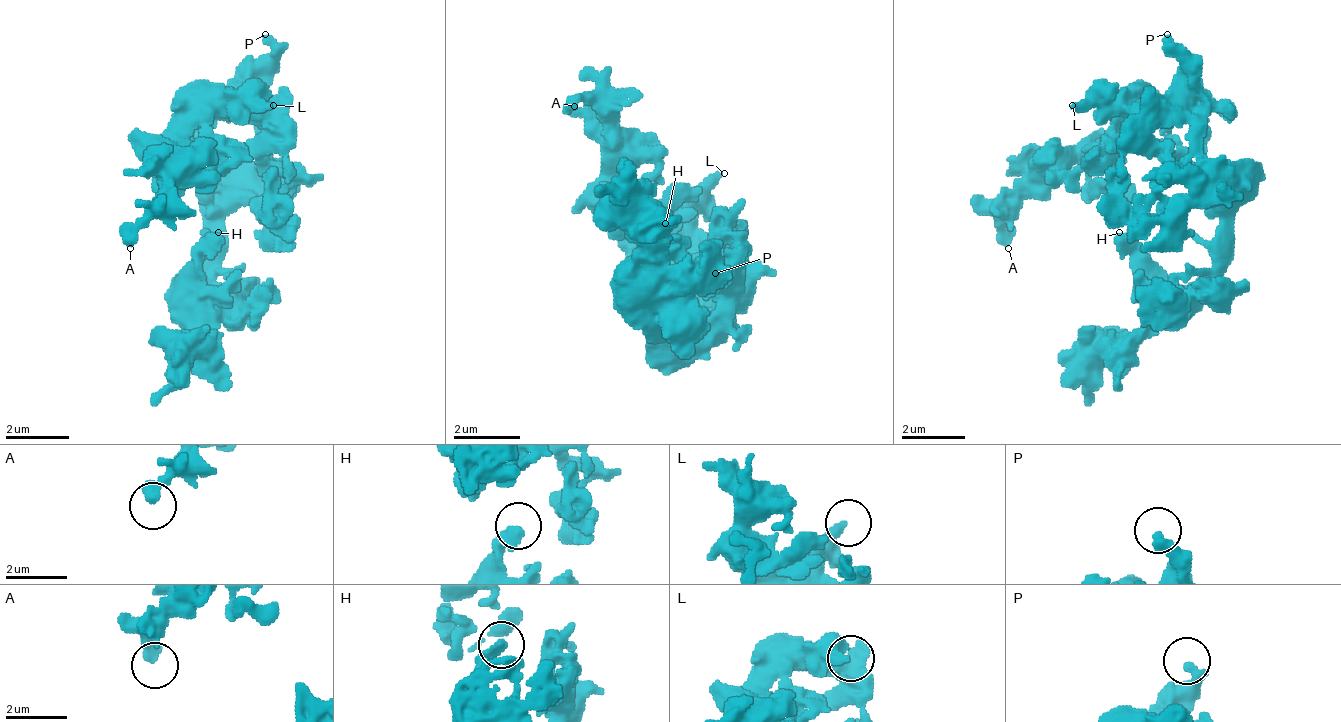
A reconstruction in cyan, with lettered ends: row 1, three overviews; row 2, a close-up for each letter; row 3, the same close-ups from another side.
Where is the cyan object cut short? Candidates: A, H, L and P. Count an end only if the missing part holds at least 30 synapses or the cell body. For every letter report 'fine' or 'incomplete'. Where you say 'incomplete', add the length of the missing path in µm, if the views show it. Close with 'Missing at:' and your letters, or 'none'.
A: fine
H: incomplete; about 160 µm are missing
L: fine
P: fine
Missing at: H

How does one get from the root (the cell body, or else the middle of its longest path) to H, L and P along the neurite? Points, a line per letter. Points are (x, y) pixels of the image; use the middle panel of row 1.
H: (649, 306), (665, 322), (665, 314), (649, 298), (649, 281), (640, 273), (640, 248), (665, 223)
L: (649, 306), (649, 289), (682, 256), (682, 214), (724, 173)
P: (649, 306), (699, 306), (724, 281), (715, 273)

